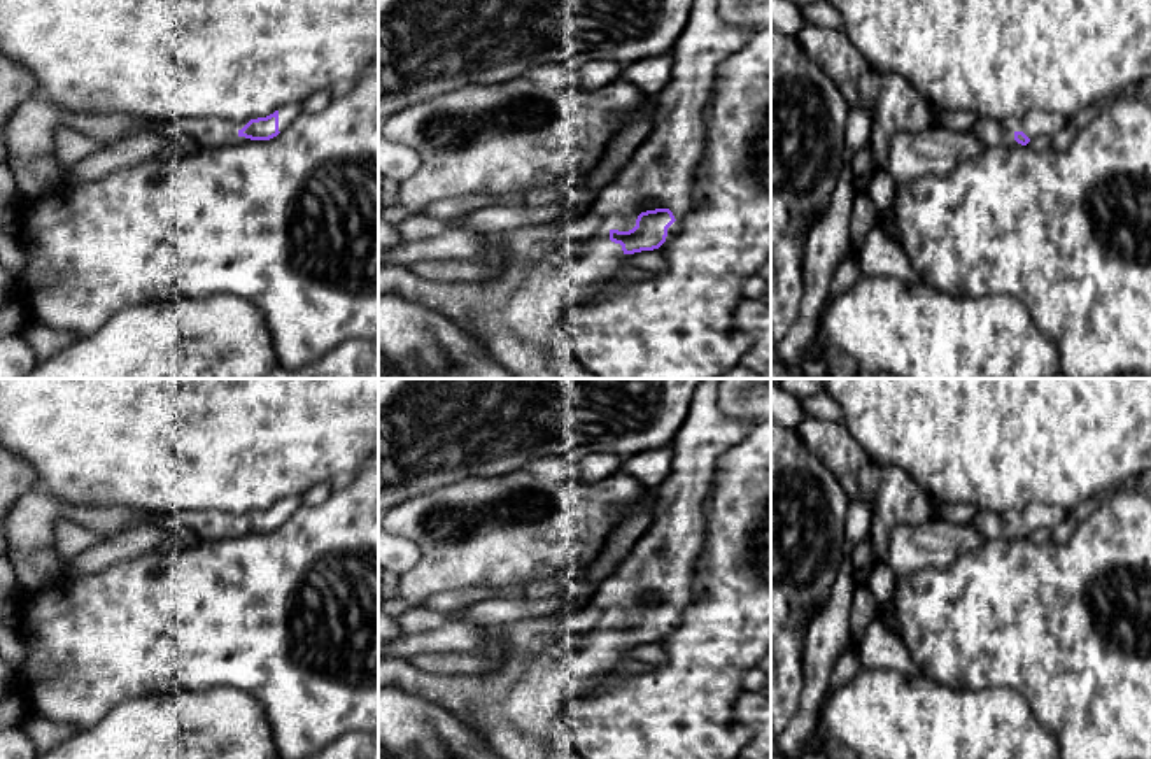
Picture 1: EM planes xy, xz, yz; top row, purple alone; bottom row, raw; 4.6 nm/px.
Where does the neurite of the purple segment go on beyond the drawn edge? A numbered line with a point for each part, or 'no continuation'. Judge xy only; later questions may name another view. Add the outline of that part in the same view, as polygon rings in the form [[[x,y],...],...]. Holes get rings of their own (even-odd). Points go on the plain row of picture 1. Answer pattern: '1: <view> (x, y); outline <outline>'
1: xy (286, 507); outline [[[286,498],[279,503],[279,524],[286,522],[296,508],[301,505],[301,498]]]

